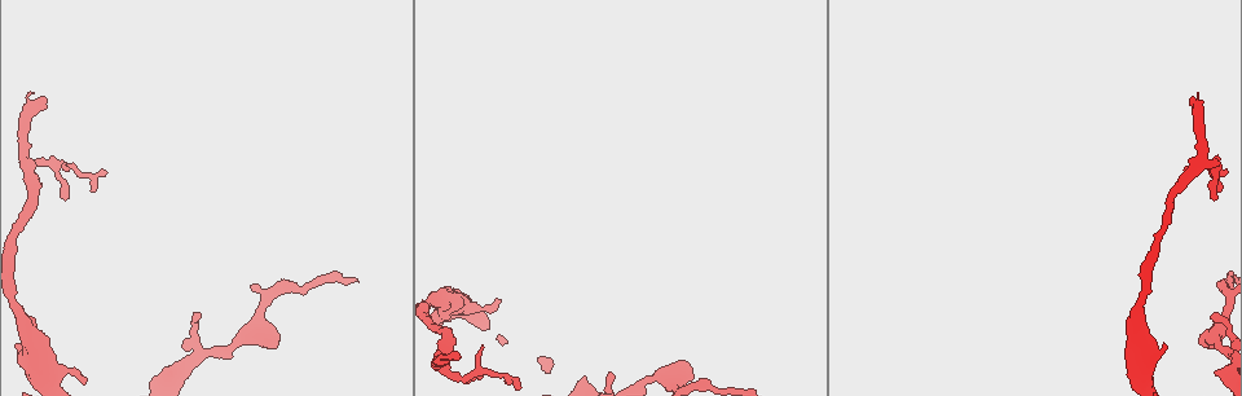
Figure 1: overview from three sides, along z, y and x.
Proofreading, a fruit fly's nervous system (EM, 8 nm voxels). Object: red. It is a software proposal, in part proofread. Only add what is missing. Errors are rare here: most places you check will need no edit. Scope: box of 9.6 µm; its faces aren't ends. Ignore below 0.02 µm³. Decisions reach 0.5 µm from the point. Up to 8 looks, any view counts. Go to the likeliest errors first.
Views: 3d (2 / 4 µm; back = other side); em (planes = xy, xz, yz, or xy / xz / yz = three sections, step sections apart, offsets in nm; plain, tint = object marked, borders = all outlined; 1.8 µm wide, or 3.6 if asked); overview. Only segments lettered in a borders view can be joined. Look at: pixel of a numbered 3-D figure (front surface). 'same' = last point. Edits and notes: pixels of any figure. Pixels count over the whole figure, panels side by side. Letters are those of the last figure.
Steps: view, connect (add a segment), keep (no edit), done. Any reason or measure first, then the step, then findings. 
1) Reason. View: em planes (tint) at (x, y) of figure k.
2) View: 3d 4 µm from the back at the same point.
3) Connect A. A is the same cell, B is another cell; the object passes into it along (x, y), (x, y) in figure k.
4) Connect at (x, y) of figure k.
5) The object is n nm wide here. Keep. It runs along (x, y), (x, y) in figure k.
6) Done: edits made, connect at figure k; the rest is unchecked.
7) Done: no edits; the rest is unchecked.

Branch stops here. View: em 3.6 µm xy step 8 (borders) at (197, 312) of figure 1.

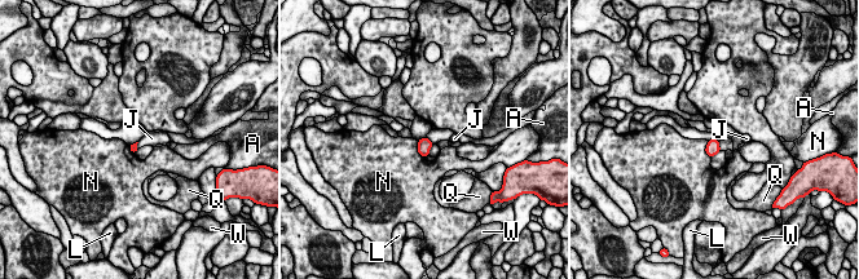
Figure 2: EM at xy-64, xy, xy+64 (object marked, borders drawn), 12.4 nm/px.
Keep. A, J, L, N, Q and W are other cells; a border runs along (139, 142), (137, 149) in figure 2; none of them fits.

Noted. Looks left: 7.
Thin end. View: em xy step 4 (tint) at (1214, 201) of figure 1.

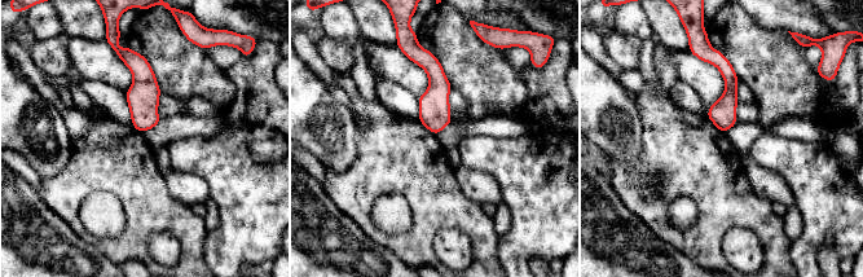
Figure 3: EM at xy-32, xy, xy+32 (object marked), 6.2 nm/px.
View: em xy step 4 (borders) at the same point.

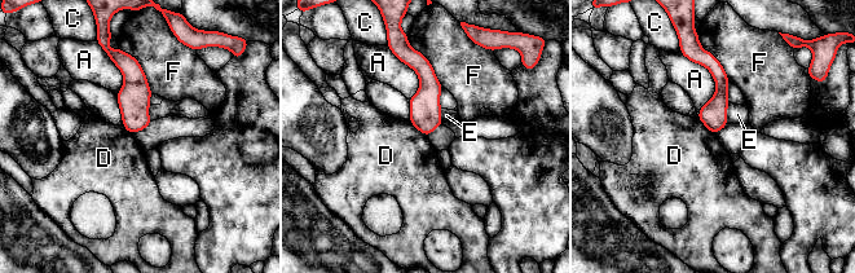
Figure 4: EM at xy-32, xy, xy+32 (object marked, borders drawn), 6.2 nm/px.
Keep. A, C, D, E and F are other cells; no lettered segment goes on from it.

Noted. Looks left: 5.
Free end. View: em planes (borders) at (276, 347) of figure 1.

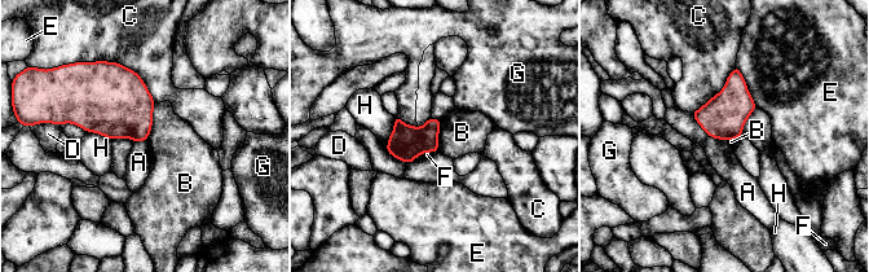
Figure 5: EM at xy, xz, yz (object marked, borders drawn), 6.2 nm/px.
Keep. A, B, C, D, E, F, G and H are other cells; a border runs along (155, 104), (151, 131), (145, 140) in figure 5; no lettered segment goes on from it.

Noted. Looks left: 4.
Done: no edits; the rest is unchecked.

